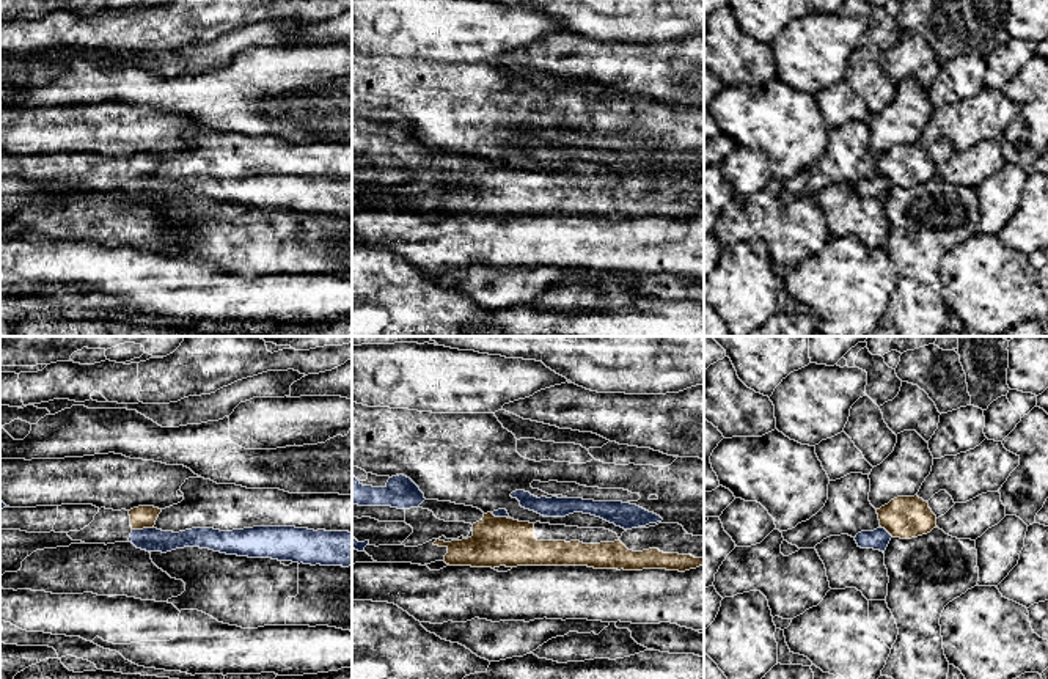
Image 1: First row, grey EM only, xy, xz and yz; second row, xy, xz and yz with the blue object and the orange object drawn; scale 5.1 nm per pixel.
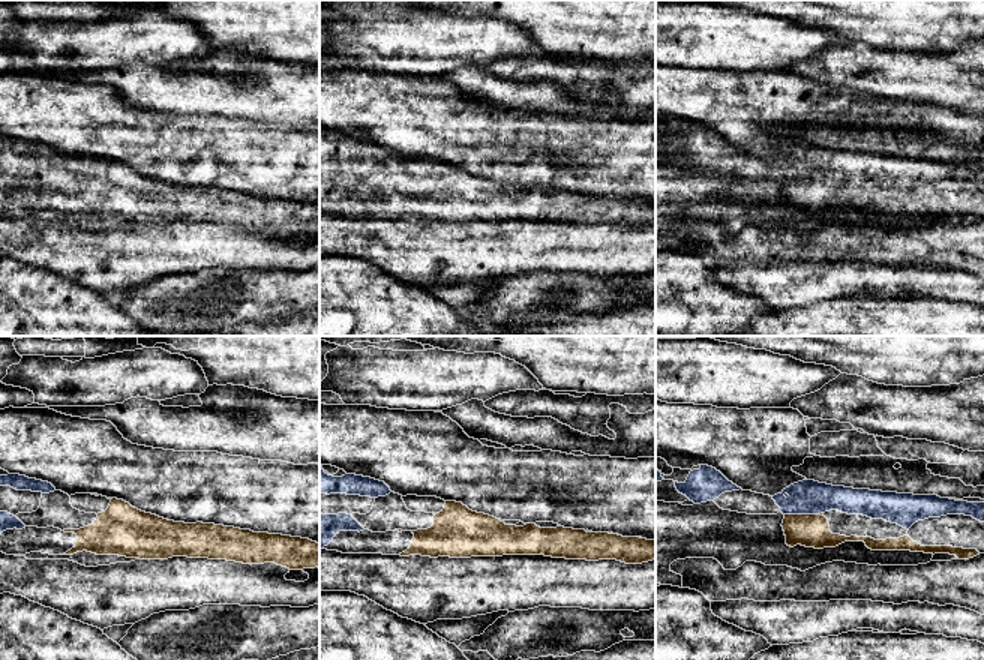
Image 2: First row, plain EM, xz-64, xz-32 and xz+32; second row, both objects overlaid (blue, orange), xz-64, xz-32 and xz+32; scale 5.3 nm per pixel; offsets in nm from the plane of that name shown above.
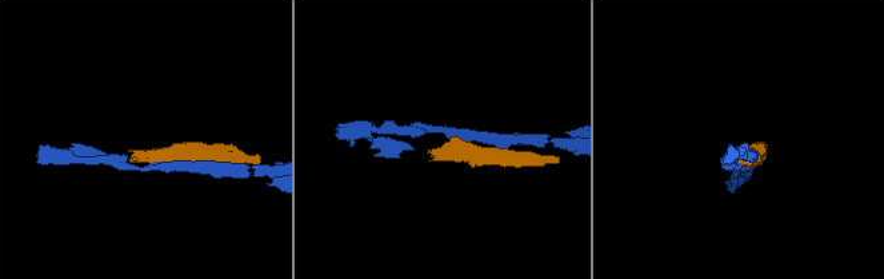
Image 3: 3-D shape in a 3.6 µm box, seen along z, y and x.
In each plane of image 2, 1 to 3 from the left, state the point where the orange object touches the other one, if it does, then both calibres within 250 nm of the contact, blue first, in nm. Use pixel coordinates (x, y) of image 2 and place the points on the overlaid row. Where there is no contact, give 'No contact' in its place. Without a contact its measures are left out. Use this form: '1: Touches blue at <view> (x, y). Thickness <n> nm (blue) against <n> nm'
1: No contact
2: No contact
3: Touches blue at xz+32 (803, 513). Thickness 190 nm (blue) against 180 nm

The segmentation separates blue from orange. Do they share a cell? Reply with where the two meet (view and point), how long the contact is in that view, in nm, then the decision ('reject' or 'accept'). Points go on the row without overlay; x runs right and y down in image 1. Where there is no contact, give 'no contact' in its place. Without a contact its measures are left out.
contact xy (143, 176); length 110 nm; accept

